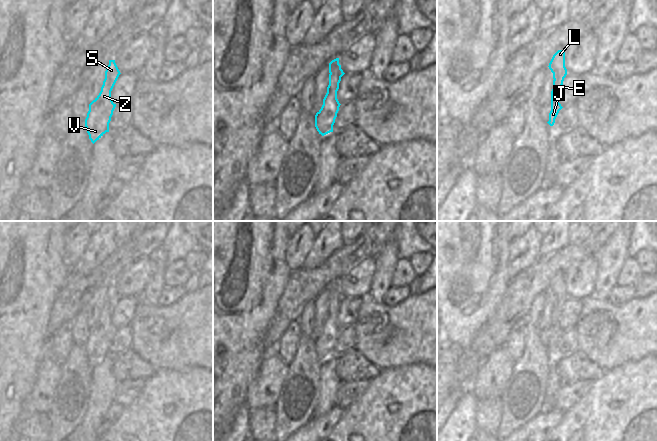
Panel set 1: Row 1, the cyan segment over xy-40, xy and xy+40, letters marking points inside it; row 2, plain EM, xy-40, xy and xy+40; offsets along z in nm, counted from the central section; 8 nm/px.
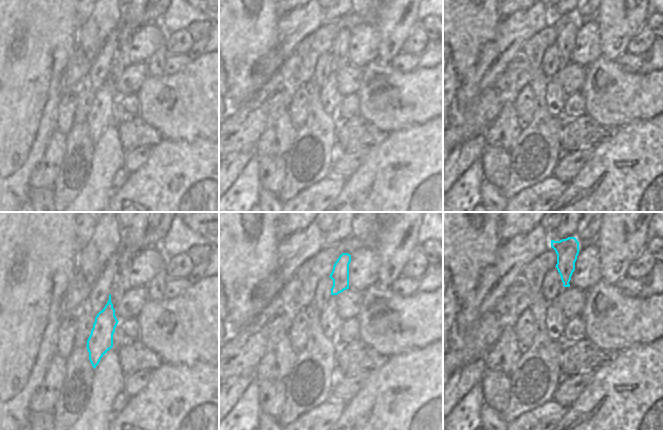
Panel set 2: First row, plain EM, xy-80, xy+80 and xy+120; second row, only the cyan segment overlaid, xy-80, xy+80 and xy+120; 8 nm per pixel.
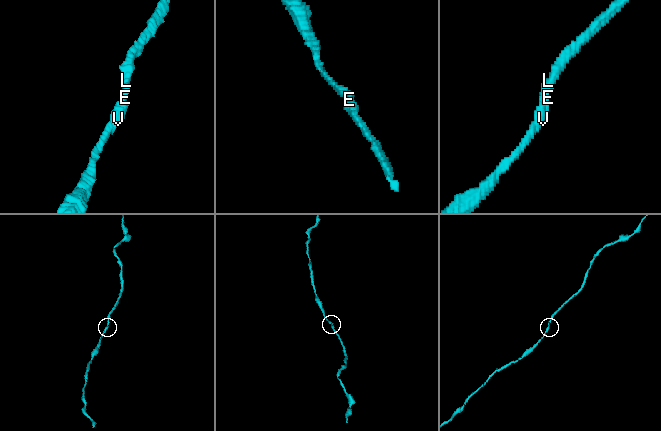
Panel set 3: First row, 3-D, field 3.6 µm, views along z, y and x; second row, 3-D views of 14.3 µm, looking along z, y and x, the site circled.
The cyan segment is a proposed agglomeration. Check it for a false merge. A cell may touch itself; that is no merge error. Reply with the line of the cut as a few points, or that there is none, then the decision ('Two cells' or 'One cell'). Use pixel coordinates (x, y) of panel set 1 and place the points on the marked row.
No split. One cell

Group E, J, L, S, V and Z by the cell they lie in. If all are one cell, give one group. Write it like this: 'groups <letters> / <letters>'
groups E J L S V Z

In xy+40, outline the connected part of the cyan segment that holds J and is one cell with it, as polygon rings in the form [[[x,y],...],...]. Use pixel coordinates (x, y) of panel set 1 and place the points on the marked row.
[[[558,50],[549,63],[549,69],[553,73],[553,89],[551,91],[551,111],[549,113],[550,126],[553,126],[559,111],[563,108],[559,103],[559,93],[567,75],[565,67],[565,50]]]

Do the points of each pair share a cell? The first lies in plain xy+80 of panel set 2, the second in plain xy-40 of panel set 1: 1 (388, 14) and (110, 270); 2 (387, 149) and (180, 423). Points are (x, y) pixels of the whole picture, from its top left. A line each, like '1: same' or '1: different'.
1: different
2: same

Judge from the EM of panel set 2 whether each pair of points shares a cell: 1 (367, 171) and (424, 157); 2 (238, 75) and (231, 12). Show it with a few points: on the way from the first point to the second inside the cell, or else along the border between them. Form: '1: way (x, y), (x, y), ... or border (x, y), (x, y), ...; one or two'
1: way (381, 171), (390, 162), (410, 160); one
2: way (238, 59), (238, 28); one

